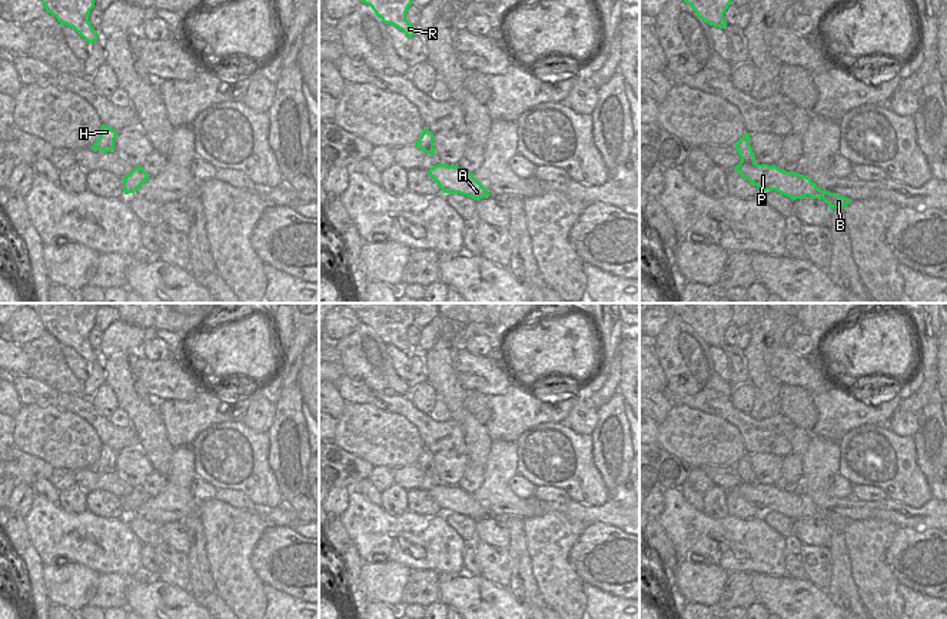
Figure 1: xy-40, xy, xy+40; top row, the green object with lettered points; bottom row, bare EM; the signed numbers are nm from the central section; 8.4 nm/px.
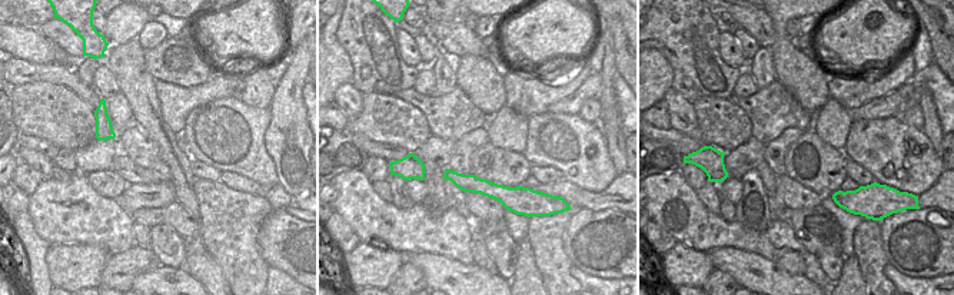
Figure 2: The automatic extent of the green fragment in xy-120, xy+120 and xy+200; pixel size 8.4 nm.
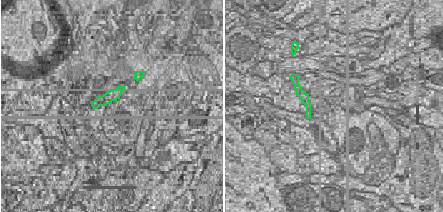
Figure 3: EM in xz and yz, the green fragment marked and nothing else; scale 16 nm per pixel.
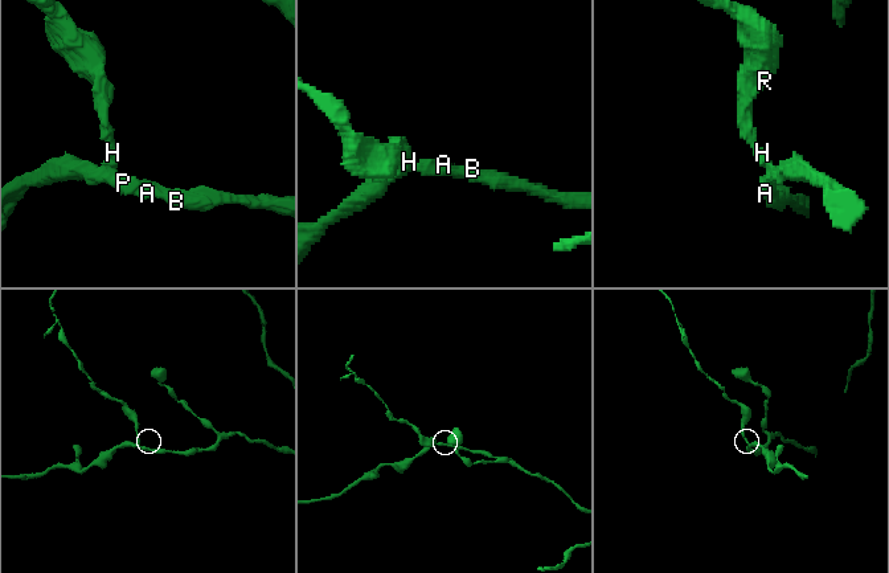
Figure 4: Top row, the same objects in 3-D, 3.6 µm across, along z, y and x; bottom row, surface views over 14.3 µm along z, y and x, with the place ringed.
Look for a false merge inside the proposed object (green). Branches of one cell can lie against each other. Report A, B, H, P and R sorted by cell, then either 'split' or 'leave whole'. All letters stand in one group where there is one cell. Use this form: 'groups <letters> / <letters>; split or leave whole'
groups A B H P R; leave whole

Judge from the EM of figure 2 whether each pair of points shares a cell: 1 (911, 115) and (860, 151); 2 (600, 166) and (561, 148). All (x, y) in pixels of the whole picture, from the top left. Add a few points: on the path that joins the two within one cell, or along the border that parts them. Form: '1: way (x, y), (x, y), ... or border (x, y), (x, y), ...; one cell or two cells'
1: border (900, 118), (920, 129); two cells
2: way (589, 163), (571, 148); one cell

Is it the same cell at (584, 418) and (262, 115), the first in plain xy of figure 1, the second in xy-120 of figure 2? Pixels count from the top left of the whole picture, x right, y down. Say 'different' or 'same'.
different

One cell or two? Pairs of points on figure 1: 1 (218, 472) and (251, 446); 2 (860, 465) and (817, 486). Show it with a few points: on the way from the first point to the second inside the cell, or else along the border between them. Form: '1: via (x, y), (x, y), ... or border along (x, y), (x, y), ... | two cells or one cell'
1: via (226, 463), (242, 453) | one cell
2: border along (837, 443), (838, 472) | two cells

